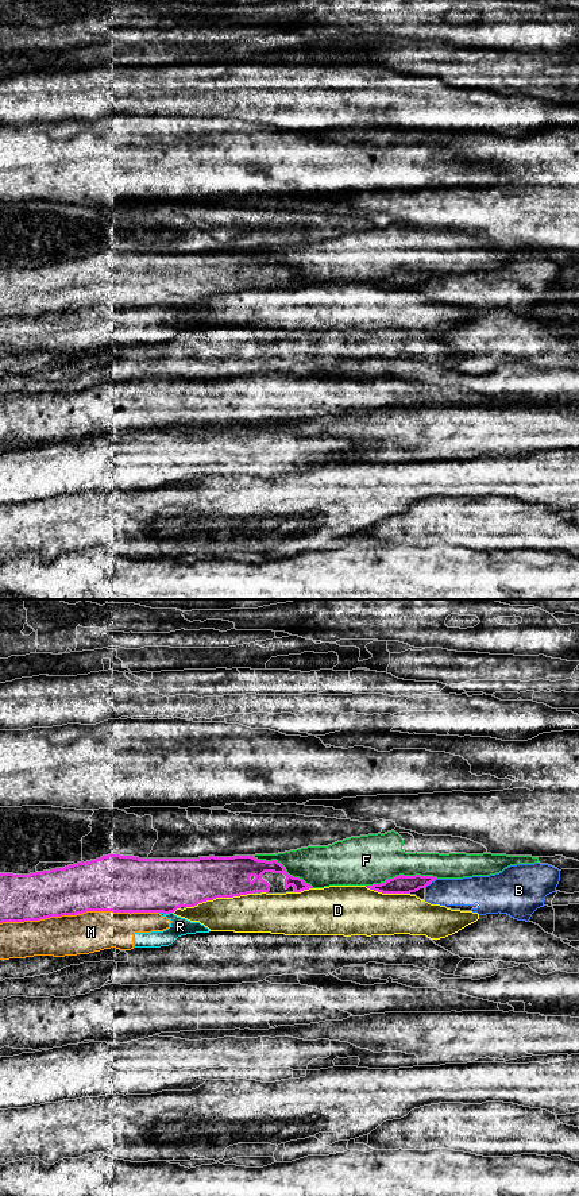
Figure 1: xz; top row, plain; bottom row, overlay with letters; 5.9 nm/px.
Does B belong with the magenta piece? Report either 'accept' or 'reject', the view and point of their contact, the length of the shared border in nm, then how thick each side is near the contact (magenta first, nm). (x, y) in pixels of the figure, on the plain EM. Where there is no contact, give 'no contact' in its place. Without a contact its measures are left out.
reject | xz (429, 278) | 100 nm | 110/170 nm

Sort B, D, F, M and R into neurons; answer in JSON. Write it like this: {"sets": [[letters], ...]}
{"sets": [["B"], ["D"], ["F"], ["M", "R"]]}

